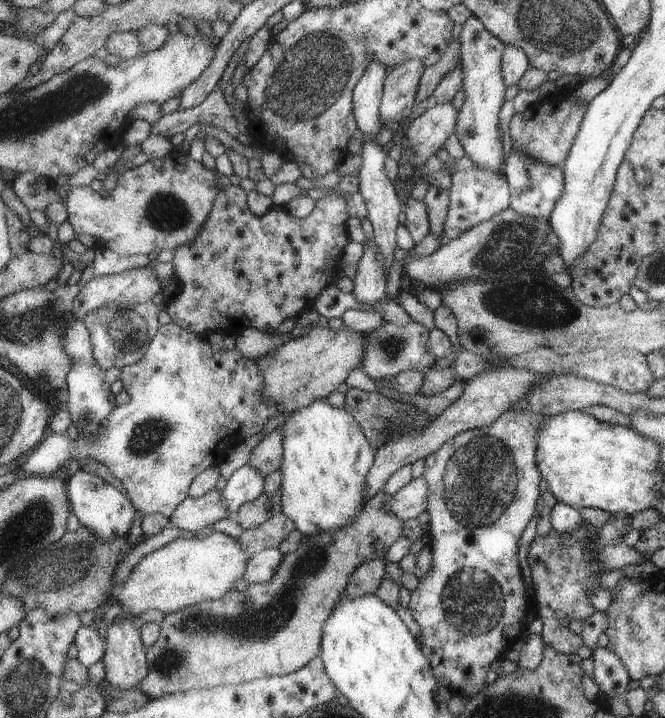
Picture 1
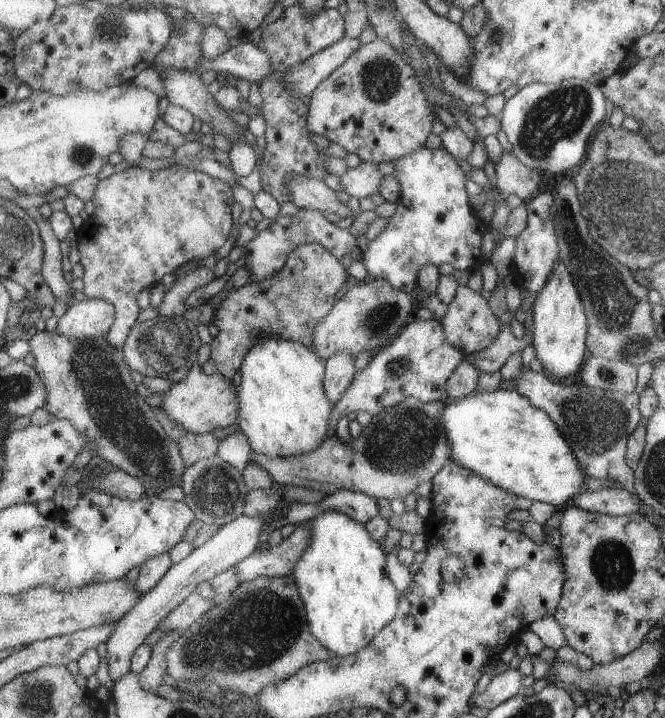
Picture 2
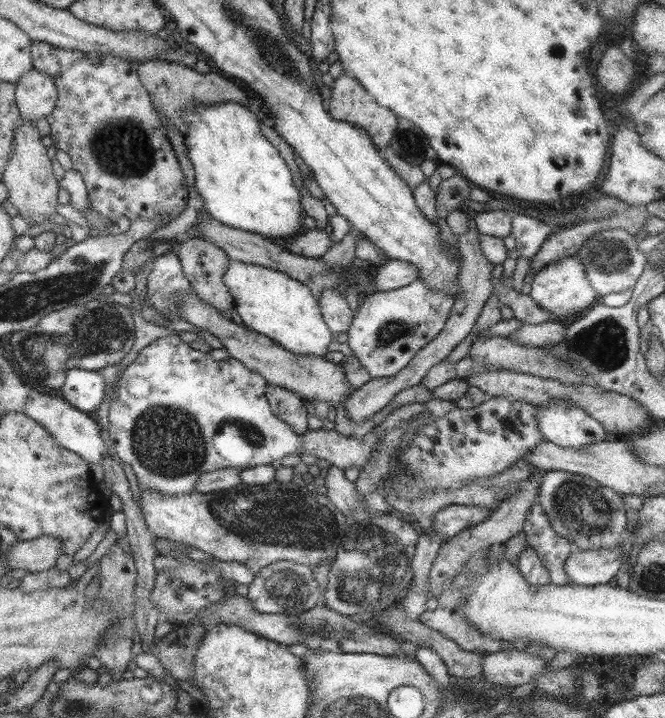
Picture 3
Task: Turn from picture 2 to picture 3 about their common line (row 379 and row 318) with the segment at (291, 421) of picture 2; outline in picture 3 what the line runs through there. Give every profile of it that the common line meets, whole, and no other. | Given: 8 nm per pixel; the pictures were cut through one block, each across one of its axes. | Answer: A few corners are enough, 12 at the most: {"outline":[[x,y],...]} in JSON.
{"outline":[[230,260],[222,282],[249,331],[321,357],[333,334],[306,285]]}

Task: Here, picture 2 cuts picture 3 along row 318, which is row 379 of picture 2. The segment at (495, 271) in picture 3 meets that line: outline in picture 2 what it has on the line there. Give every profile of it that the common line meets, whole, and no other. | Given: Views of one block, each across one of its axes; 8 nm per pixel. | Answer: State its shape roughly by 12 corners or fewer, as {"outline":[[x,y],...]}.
{"outline":[[529,367],[514,390],[554,422],[587,476],[635,496],[625,463],[638,395]]}

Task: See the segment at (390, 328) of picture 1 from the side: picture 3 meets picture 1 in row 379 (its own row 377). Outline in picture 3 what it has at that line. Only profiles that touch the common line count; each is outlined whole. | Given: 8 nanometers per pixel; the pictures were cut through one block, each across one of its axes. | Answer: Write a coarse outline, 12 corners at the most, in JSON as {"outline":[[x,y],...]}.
{"outline":[[420,280],[359,301],[347,346],[371,379],[396,375],[455,302]]}

